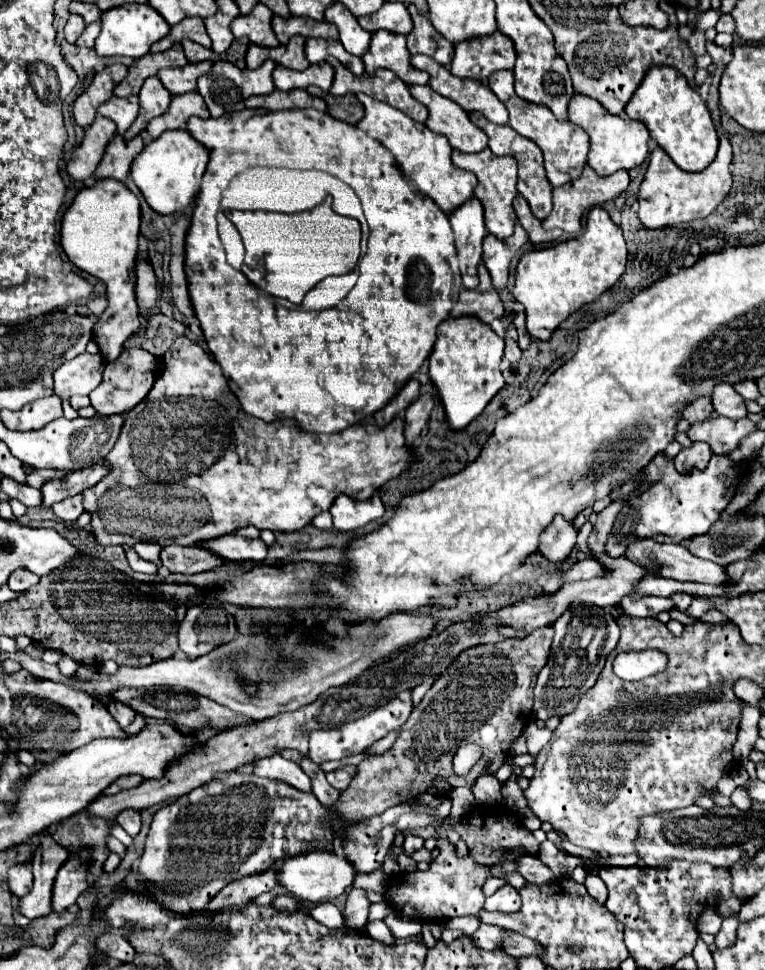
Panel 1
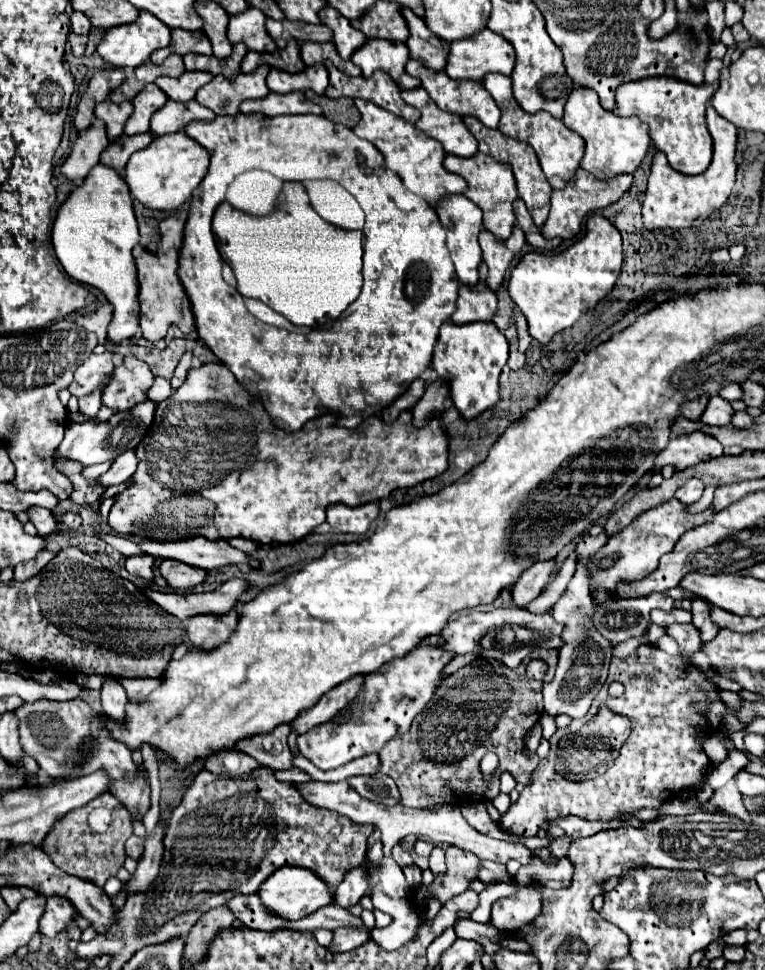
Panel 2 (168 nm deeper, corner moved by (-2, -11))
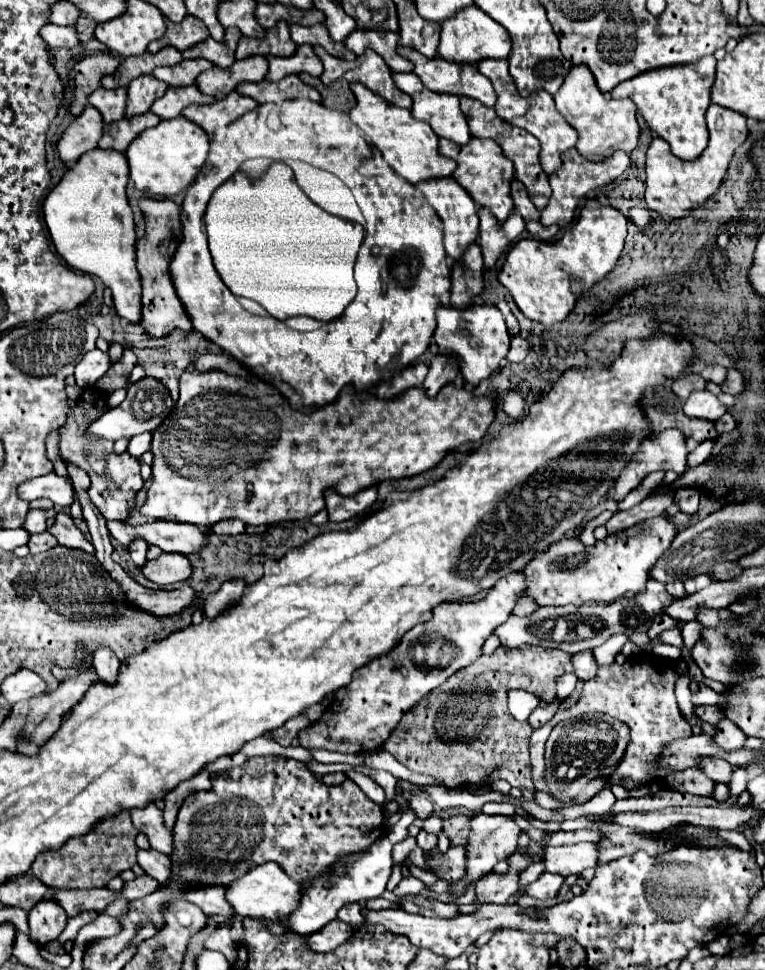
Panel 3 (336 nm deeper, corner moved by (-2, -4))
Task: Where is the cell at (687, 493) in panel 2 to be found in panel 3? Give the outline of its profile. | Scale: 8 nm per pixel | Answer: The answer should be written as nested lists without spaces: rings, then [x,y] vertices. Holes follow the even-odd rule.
[[[681,488],[681,490],[677,490],[675,492],[675,502],[679,504],[679,508],[683,510],[683,512],[687,512],[687,514],[695,514],[697,512],[697,508],[699,508],[699,498],[701,498],[701,494],[699,494],[699,488]]]

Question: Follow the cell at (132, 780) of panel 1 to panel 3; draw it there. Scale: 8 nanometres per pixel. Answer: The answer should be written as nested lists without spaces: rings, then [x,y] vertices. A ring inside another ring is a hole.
[[[121,810],[119,814],[99,822],[91,832],[83,836],[69,838],[59,850],[45,850],[41,852],[33,866],[31,872],[43,880],[47,886],[55,888],[97,888],[97,886],[107,886],[107,882],[117,876],[119,872],[131,868],[135,860],[135,836],[139,830],[131,824],[129,812]]]

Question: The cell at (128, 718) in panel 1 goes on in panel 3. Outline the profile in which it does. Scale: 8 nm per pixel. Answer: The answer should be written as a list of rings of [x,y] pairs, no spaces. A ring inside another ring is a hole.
[[[99,648],[93,654],[93,668],[95,668],[95,674],[97,674],[99,682],[115,684],[117,676],[119,676],[121,662],[117,660],[117,656],[109,648]]]

